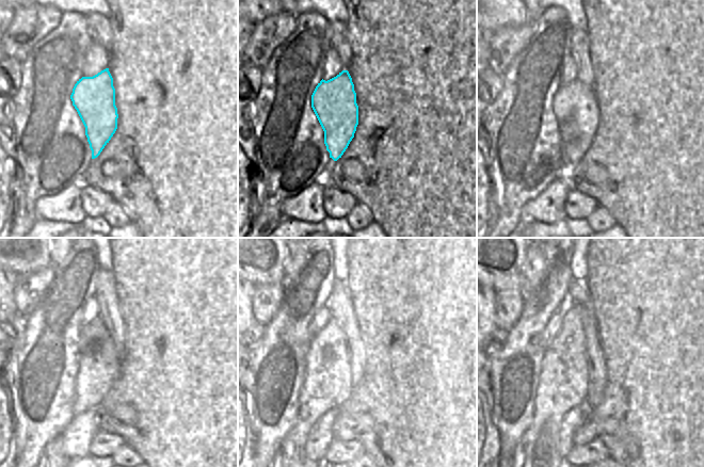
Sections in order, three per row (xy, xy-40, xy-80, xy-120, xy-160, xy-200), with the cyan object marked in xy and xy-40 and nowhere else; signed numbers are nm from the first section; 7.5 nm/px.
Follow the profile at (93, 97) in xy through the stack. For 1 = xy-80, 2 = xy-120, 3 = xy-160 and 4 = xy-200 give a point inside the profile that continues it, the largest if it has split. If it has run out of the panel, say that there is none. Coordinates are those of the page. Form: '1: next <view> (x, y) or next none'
1: next xy-80 (576, 102)
2: next xy-120 (94, 336)
3: next xy-160 (347, 387)
4: next xy-200 (582, 392)

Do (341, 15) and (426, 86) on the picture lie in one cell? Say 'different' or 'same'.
different

